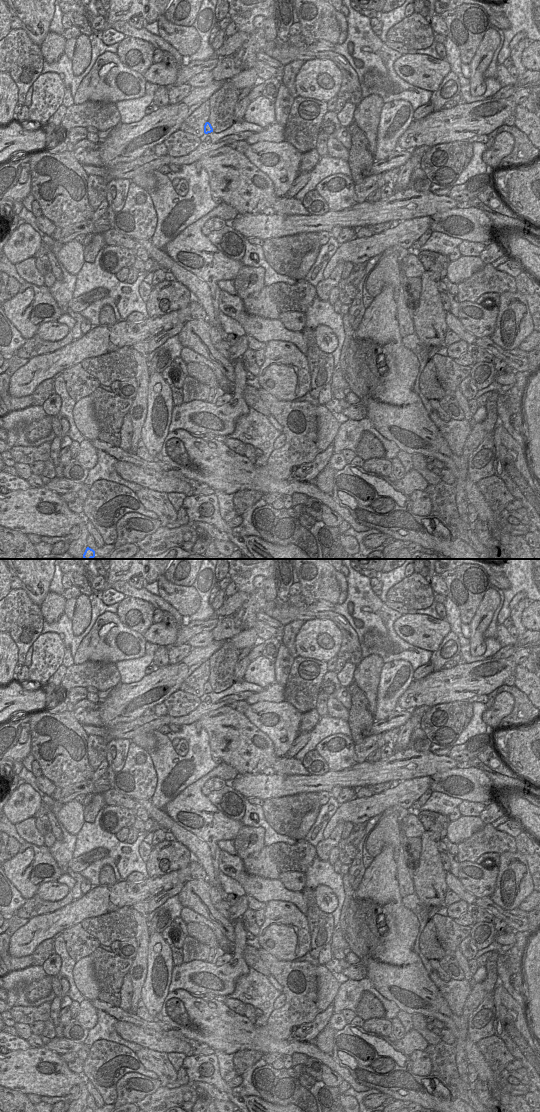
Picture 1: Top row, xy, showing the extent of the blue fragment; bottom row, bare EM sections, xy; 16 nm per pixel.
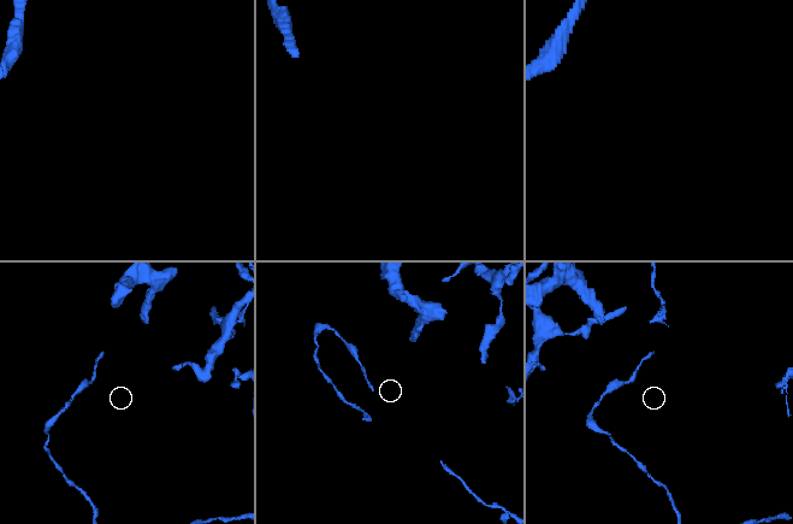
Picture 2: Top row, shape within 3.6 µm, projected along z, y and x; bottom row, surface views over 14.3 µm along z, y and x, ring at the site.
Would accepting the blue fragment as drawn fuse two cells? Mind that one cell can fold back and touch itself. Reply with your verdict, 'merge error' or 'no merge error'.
merge error

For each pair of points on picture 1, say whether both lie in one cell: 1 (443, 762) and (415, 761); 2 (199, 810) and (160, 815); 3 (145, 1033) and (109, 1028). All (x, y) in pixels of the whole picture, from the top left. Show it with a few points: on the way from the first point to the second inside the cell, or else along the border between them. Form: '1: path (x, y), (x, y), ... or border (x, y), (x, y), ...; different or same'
1: path (436, 762), (422, 762); same
2: border (164, 811), (186, 829); different
3: border (117, 1020), (115, 1031), (122, 1038), (134, 1042); different

